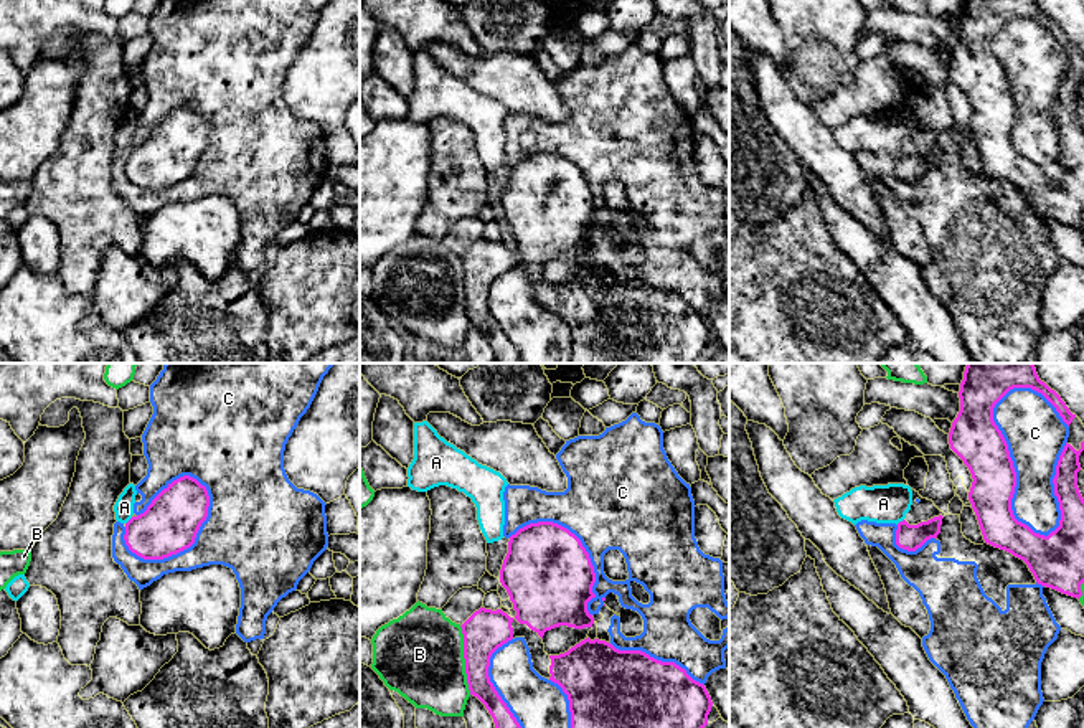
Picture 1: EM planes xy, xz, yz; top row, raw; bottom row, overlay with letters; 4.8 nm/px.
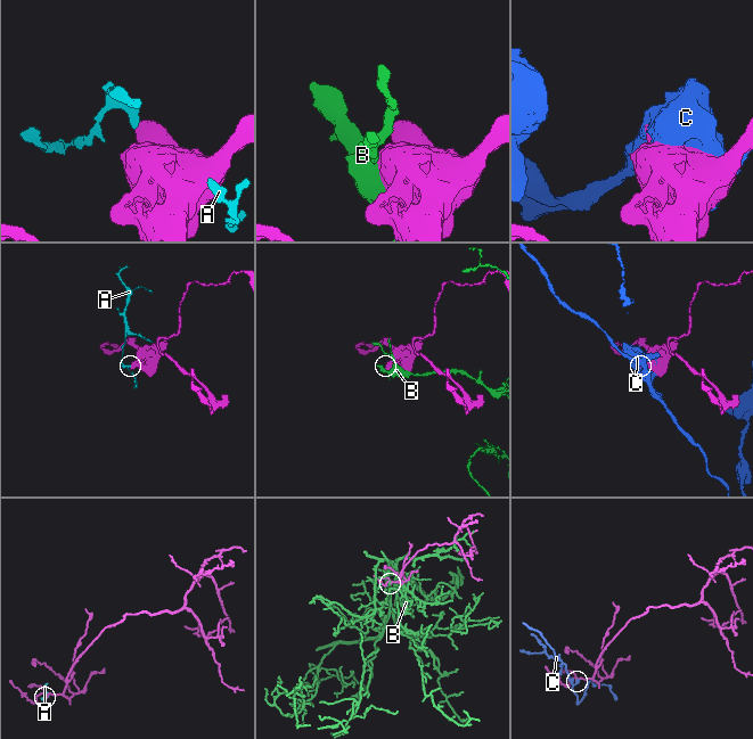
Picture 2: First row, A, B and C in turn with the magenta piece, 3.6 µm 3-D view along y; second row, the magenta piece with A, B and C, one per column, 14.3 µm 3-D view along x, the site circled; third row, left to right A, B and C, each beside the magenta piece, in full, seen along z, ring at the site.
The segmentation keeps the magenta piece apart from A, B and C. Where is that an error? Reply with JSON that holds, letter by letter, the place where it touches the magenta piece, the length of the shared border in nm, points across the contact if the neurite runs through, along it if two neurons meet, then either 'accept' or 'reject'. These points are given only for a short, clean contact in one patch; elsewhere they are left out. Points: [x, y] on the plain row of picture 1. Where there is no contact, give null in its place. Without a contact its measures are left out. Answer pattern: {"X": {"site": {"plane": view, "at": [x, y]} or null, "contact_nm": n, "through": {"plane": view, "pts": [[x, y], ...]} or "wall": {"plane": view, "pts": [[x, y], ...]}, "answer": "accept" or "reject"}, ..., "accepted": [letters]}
{"A": {"site": {"plane": "xy", "at": [129, 151]}, "contact_nm": 50, "wall": {"plane": "xy", "pts": [[132, 147], [126, 154]]}, "answer": "reject"}, "B": {"site": {"plane": "xz", "at": [466, 291]}, "contact_nm": 340, "answer": "reject"}, "C": {"site": {"plane": "yz", "at": [1013, 98]}, "contact_nm": 750, "answer": "reject"}, "accepted": []}

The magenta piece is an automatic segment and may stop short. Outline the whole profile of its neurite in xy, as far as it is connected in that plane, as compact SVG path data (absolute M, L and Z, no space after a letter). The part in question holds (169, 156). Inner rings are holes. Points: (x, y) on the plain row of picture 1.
M183 106L163 119L137 147L125 154L125 175L144 190L163 190L195 173L208 147L210 125L205 116Z

